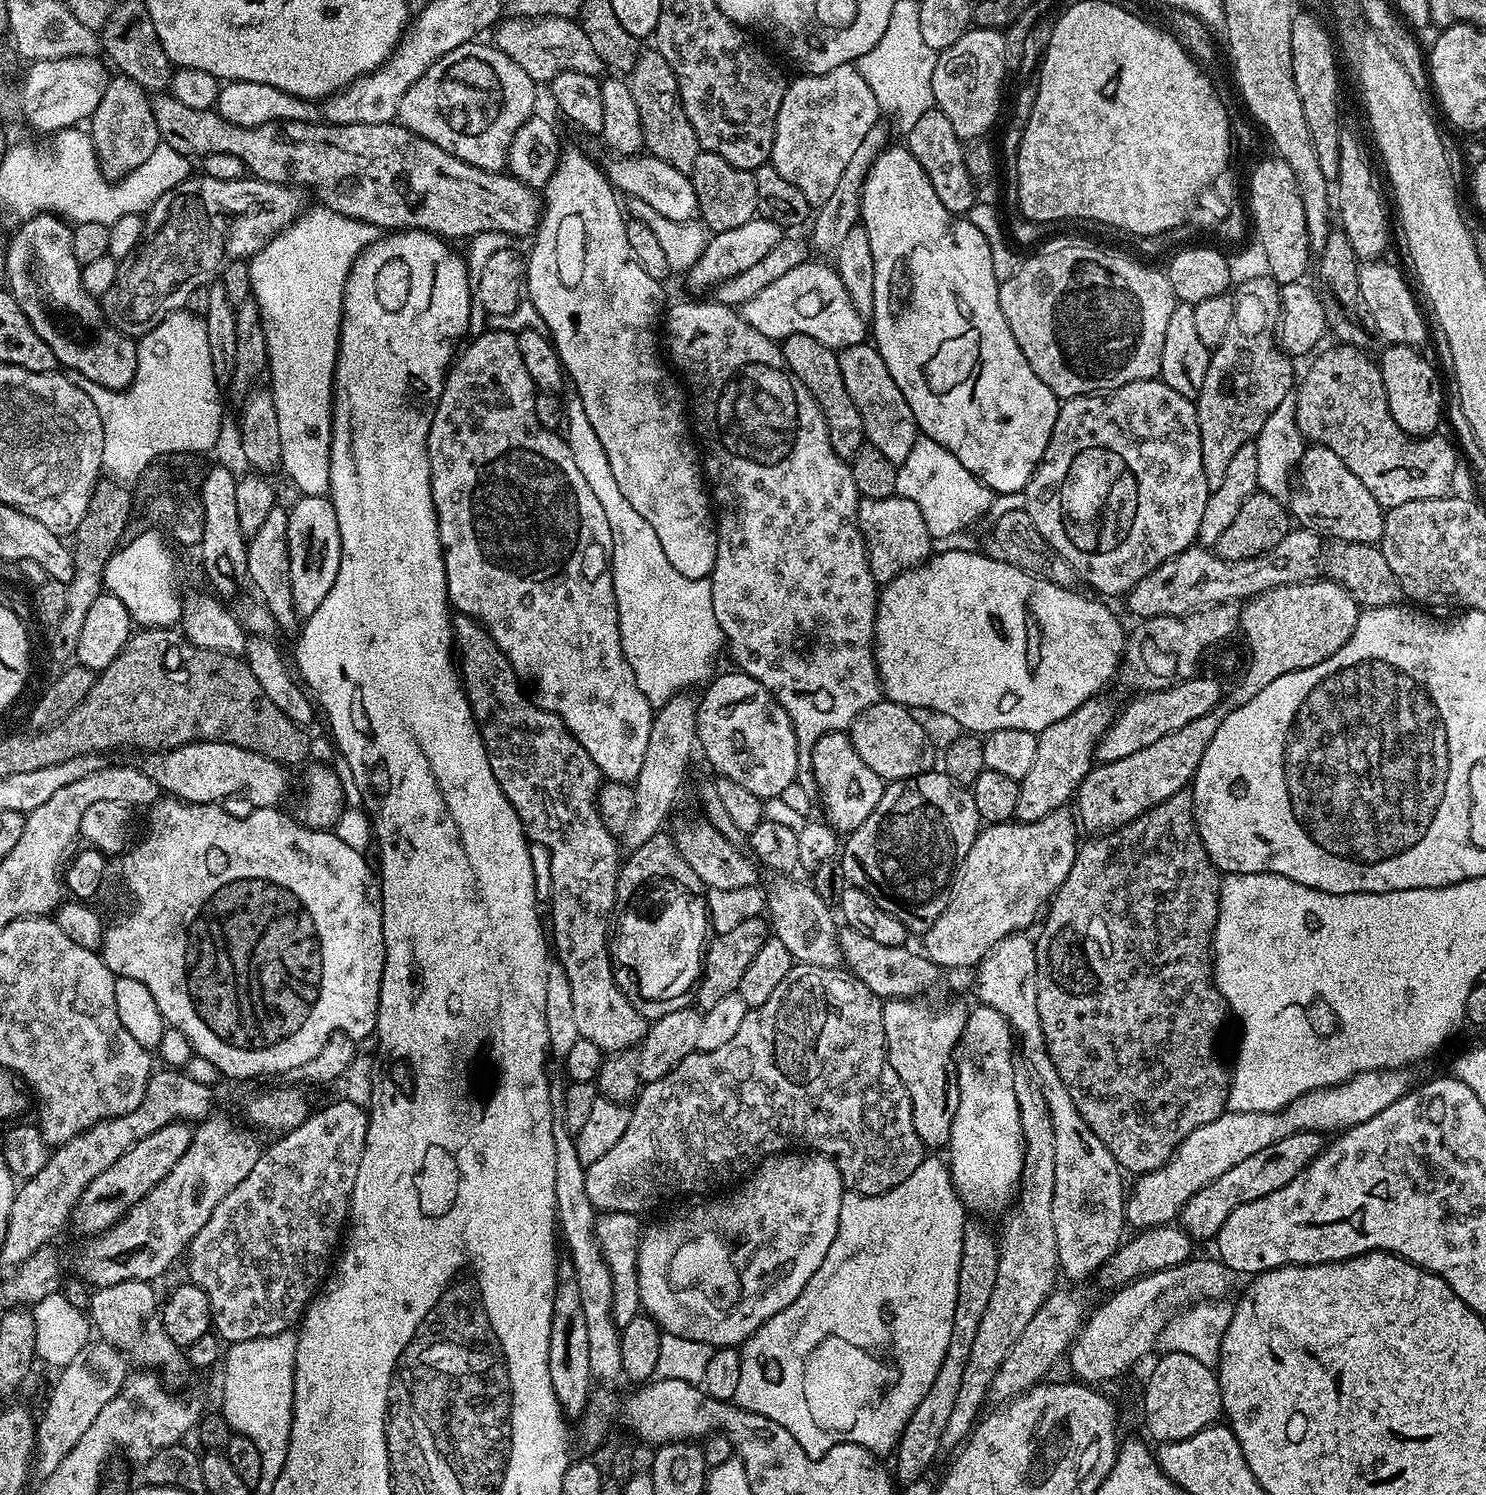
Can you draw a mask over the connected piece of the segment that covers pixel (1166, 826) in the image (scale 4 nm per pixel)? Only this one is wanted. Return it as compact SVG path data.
M1182 791L1174 794L1170 798L1166 798L1164 802L1154 806L1150 810L1146 810L1141 816L1131 820L1129 824L1121 828L1116 828L1112 832L1097 835L1095 838L1088 838L1085 844L1083 841L1076 849L1074 866L1070 866L1070 874L1066 874L1066 882L1062 882L1062 886L1056 891L1055 896L1052 897L1050 903L1047 905L1046 915L1043 917L1043 920L1045 919L1044 929L1041 930L1040 936L1037 935L1035 937L1038 1018L1042 1022L1042 1034L1044 1035L1044 1041L1048 1047L1050 1058L1054 1062L1054 1070L1058 1070L1058 1078L1062 1078L1066 1090L1070 1090L1070 1098L1074 1098L1074 1106L1078 1106L1078 1114L1082 1114L1086 1126L1090 1126L1090 1130L1094 1130L1094 1134L1098 1134L1098 1138L1102 1138L1106 1150L1110 1150L1110 1154L1114 1154L1114 1158L1119 1162L1121 1169L1128 1174L1143 1174L1158 1170L1174 1154L1176 1147L1190 1134L1194 1134L1194 1130L1198 1130L1198 1126L1206 1126L1206 1122L1214 1122L1214 1118L1218 1118L1226 1111L1230 1072L1226 1064L1224 1068L1223 1062L1220 1061L1220 1052L1216 1049L1216 1035L1219 1034L1220 1027L1224 1024L1226 1005L1212 978L1212 932L1216 928L1218 906L1220 905L1221 879L1221 873L1210 862L1210 858L1200 841L1200 835L1192 817L1191 795L1187 791Z

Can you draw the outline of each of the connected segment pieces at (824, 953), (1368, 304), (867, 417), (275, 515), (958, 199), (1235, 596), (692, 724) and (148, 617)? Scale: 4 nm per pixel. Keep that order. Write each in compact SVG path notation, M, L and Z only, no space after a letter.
M788 874L777 875L775 879L777 880L766 888L766 920L771 935L782 942L786 950L790 950L793 961L823 968L841 967L838 920L833 909L822 902L811 883L791 880L794 878Z
M1383 259L1364 262L1360 265L1358 286L1360 287L1360 302L1367 319L1372 319L1371 327L1385 341L1385 345L1410 344L1424 346L1428 340L1428 324L1404 281L1404 276L1392 264L1384 264Z
M871 343L855 344L849 348L839 349L840 369L842 370L842 382L846 382L846 394L850 394L850 402L858 406L858 414L862 414L862 426L867 443L878 446L890 462L899 466L906 462L906 457L910 455L910 446L914 446L918 435L918 429L914 422L914 410L910 410L910 405L906 403L906 398L902 398L902 390L898 390L898 382L890 378L890 370L886 370L886 362L882 362L882 354Z
M277 506L270 510L266 522L258 526L258 534L247 537L248 580L260 591L263 607L272 617L273 625L284 632L295 633L298 617L290 594L290 558L288 557L288 508Z
M933 106L926 110L926 114L922 114L922 118L918 118L918 122L914 122L914 126L910 126L906 140L909 154L914 158L914 162L918 162L920 171L926 174L926 178L930 178L930 186L934 186L934 192L938 194L945 212L952 212L956 216L968 213L978 203L978 184L972 179L970 170L966 170L966 148L958 134L954 134L950 118L946 118L946 114Z
M1296 526L1288 531L1282 542L1278 542L1278 546L1274 546L1274 550L1245 560L1223 560L1204 546L1187 548L1132 587L1126 596L1128 608L1136 618L1146 620L1155 616L1187 616L1193 610L1210 608L1214 604L1244 602L1278 586L1319 580L1326 551L1320 540L1321 533Z
M681 694L670 698L664 705L655 709L650 726L650 742L646 742L646 759L642 761L642 770L638 770L638 778L631 785L634 794L634 810L630 815L622 844L631 850L638 846L646 846L650 838L661 835L664 823L676 804L676 795L680 792L680 783L688 770L688 759L692 756L692 747L697 747L696 710L697 697L692 694Z
M156 530L144 532L125 543L104 567L104 588L117 596L133 621L144 628L172 628L182 620L182 595L176 589L176 564L159 535L161 533Z

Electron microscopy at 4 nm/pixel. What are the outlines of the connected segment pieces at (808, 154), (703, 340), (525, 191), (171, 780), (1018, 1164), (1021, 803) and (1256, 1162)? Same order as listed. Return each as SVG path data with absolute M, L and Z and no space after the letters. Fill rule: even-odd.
M856 64L838 66L826 74L797 75L797 80L784 89L782 106L778 106L778 118L774 126L774 146L771 164L794 182L810 206L819 206L830 198L846 171L854 150L858 150L862 138L877 127L882 113L874 98L874 90L866 86Z
M684 300L681 304L670 308L667 309L662 320L663 335L664 332L668 335L666 352L670 360L672 355L671 363L673 365L676 363L680 367L679 375L682 380L684 375L683 383L690 393L690 412L694 417L694 432L702 449L702 471L706 477L707 487L710 489L711 499L718 509L716 538L718 554L710 577L714 598L714 618L718 618L718 626L726 641L727 655L732 655L732 660L736 663L733 665L739 671L747 672L755 680L762 682L762 686L766 686L766 690L779 702L782 710L786 710L798 746L796 771L800 774L808 774L812 771L814 742L822 738L822 734L847 729L864 708L880 700L882 696L880 674L874 659L878 585L874 574L868 568L866 542L858 526L858 506L862 497L858 486L854 486L851 463L834 450L822 410L817 406L816 399L812 397L810 390L806 390L806 386L802 386L800 379L788 371L786 358L781 354L780 344L777 341L766 338L766 334L758 334L758 330L754 330L754 326L747 324L743 315L730 305L715 302L703 304L700 300Z
M170 94L153 95L151 101L154 122L158 122L161 141L169 144L174 150L178 150L178 154L182 154L189 158L203 158L210 154L226 154L229 152L244 163L245 169L247 169L255 179L274 182L275 184L290 184L293 188L301 190L313 188L313 190L320 195L320 200L324 203L321 205L323 205L327 211L337 212L351 220L361 220L373 228L381 230L420 228L424 232L434 232L441 238L453 238L452 236L471 238L478 235L479 232L501 232L507 236L519 238L519 236L531 237L533 233L535 233L536 227L540 224L542 200L538 195L537 189L522 183L516 176L505 174L503 171L487 172L481 168L470 166L466 162L462 162L458 158L446 154L446 150L434 146L434 142L430 142L426 138L414 134L409 128L405 128L404 125L399 122L393 122L391 124L329 124L324 122L308 123L306 121L286 120L279 123L256 125L253 128L243 128L242 125L229 124L216 110L203 112L202 110L193 110L190 106L182 106L182 102L178 102Z
M196 740L181 748L171 748L169 752L153 752L143 757L142 771L153 785L161 788L161 793L169 797L186 800L189 804L214 804L225 802L231 796L244 796L248 806L252 808L275 808L283 805L284 795L288 792L289 769L283 764L274 762L262 754L254 754L254 750L242 750L242 746L234 746L217 740Z
M985 1004L976 1006L976 1009L973 1007L968 1013L966 1026L956 1049L956 1077L960 1091L958 1114L954 1114L954 1126L950 1126L946 1149L946 1163L952 1176L952 1184L965 1209L972 1214L1003 1213L1015 1201L1020 1176L1024 1172L1022 1122L1018 1116L1018 1098L1014 1094L1014 1070L1017 1065L1012 1061L1012 1052L1014 1056L1014 1033L1001 1012Z
M1097 698L1086 701L1074 710L1074 714L1062 718L1062 722L1054 722L1054 726L1046 726L1046 730L1037 735L1038 751L1034 753L1034 766L1030 766L1026 778L1019 780L1020 793L1014 815L1019 823L1038 822L1038 818L1046 818L1073 799L1076 789L1094 767L1096 743L1112 725L1113 719L1114 708L1104 698Z
M1295 1132L1270 1146L1266 1150L1258 1150L1258 1154L1250 1154L1243 1162L1238 1162L1234 1170L1226 1170L1222 1178L1214 1178L1210 1186L1202 1186L1190 1202L1181 1210L1178 1217L1179 1227L1183 1228L1193 1241L1211 1241L1218 1234L1222 1222L1234 1214L1238 1206L1246 1202L1254 1202L1258 1198L1266 1198L1266 1194L1274 1194L1274 1190L1282 1190L1286 1182L1294 1182L1300 1171L1309 1164L1316 1155L1326 1147L1326 1140L1319 1132Z

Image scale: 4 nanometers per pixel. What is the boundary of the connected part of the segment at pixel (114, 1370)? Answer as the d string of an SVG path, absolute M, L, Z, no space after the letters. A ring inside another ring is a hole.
M89 1342L79 1350L78 1354L70 1360L69 1364L61 1367L58 1374L60 1377L56 1380L56 1385L52 1388L52 1393L48 1396L48 1406L44 1410L44 1418L37 1425L36 1446L34 1449L34 1472L37 1477L43 1478L54 1474L54 1470L58 1470L58 1462L62 1462L62 1458L66 1458L66 1454L70 1454L70 1450L74 1450L74 1446L78 1446L78 1438L82 1438L82 1434L86 1434L86 1429L92 1425L94 1418L98 1418L98 1414L102 1414L102 1406L106 1406L106 1402L110 1402L122 1390L124 1381L130 1375L130 1364L126 1359L125 1353L113 1344L107 1342Z

